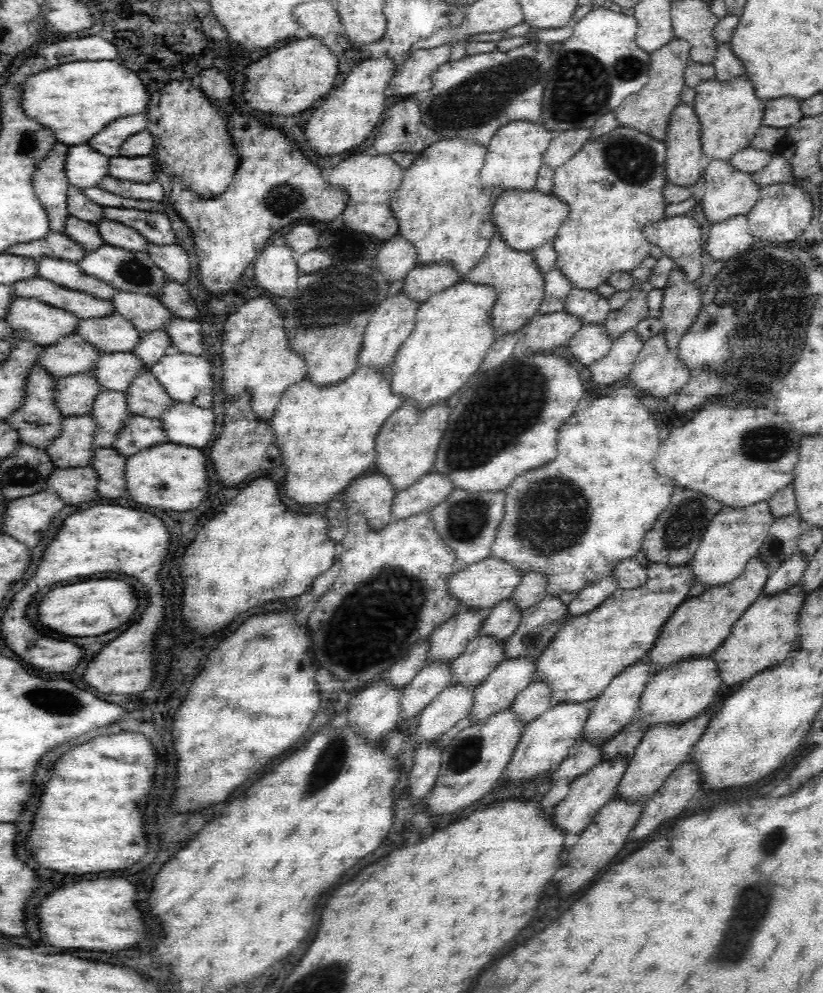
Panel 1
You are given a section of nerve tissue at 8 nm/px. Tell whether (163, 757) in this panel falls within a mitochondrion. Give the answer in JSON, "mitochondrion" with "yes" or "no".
{"mitochondrion":"no"}

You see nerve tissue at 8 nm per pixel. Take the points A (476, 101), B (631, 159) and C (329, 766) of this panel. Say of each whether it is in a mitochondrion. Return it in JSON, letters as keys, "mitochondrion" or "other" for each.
{"A":"mitochondrion","B":"mitochondrion","C":"mitochondrion"}

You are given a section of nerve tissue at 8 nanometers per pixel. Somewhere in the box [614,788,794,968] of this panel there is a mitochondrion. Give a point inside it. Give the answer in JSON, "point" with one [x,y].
{"point":[758,897]}

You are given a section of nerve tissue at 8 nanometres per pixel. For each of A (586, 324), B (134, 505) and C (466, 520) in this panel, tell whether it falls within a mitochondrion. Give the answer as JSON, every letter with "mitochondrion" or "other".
{"A":"other","B":"other","C":"mitochondrion"}

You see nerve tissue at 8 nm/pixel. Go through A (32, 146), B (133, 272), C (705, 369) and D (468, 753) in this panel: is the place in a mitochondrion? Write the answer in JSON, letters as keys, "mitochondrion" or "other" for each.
{"A":"mitochondrion","B":"mitochondrion","C":"other","D":"mitochondrion"}

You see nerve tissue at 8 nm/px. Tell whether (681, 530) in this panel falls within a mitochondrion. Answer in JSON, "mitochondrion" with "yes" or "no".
{"mitochondrion":"yes"}

